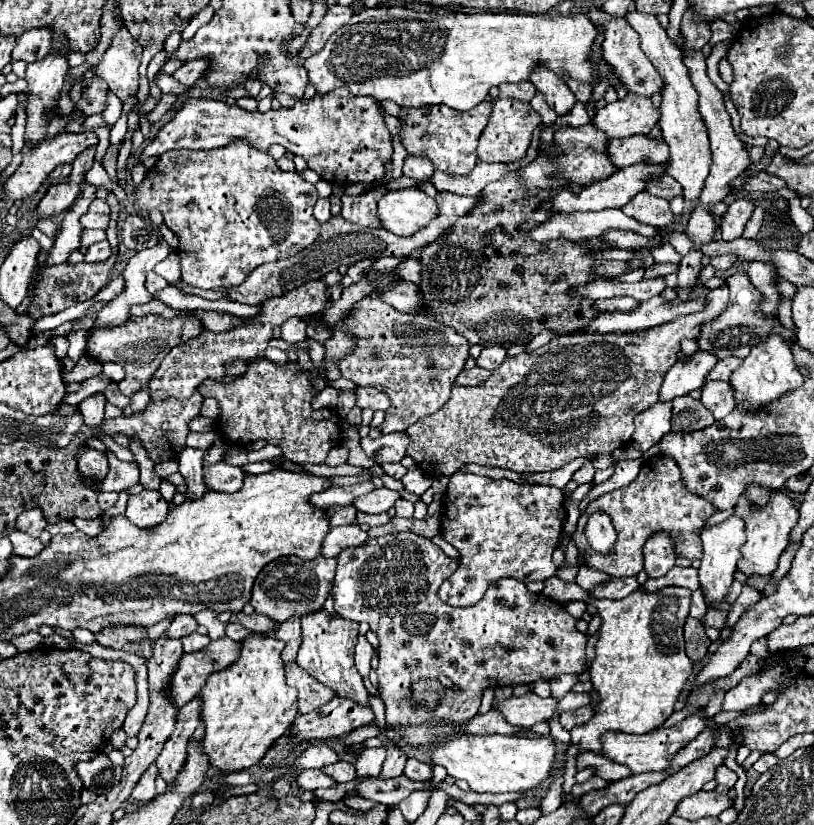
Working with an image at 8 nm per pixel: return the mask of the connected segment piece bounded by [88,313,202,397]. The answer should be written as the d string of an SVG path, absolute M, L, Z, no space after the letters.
M188 313L174 319L164 319L162 315L144 315L136 319L132 317L130 323L126 323L126 327L116 327L114 331L94 329L88 341L88 355L98 361L114 361L122 365L126 369L126 377L118 383L118 387L122 395L132 397L150 381L154 371L162 363L164 355L178 343L184 343L186 339L198 335L198 331L202 331L202 323Z

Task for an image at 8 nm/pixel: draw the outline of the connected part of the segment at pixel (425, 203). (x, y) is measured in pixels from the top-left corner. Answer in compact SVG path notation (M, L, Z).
M418 187L386 191L378 201L378 221L396 235L412 235L436 215L436 201Z

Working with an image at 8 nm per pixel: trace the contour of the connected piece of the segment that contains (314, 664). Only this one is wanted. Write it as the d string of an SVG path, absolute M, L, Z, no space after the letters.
M318 609L310 615L304 615L302 617L302 645L300 645L296 663L302 669L306 669L310 675L314 675L318 681L322 681L326 687L334 689L336 695L350 697L358 703L368 703L368 691L354 665L356 637L358 637L358 623L332 615L326 609Z

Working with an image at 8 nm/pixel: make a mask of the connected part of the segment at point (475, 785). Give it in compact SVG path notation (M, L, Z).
M458 735L454 739L450 739L448 743L440 743L434 751L432 751L432 761L436 765L442 765L446 767L448 775L456 777L456 779L464 779L472 791L478 791L478 793L524 793L524 795L530 795L532 791L536 791L542 783L550 781L552 779L552 769L556 767L556 743L554 739L550 737L524 737L524 735Z

